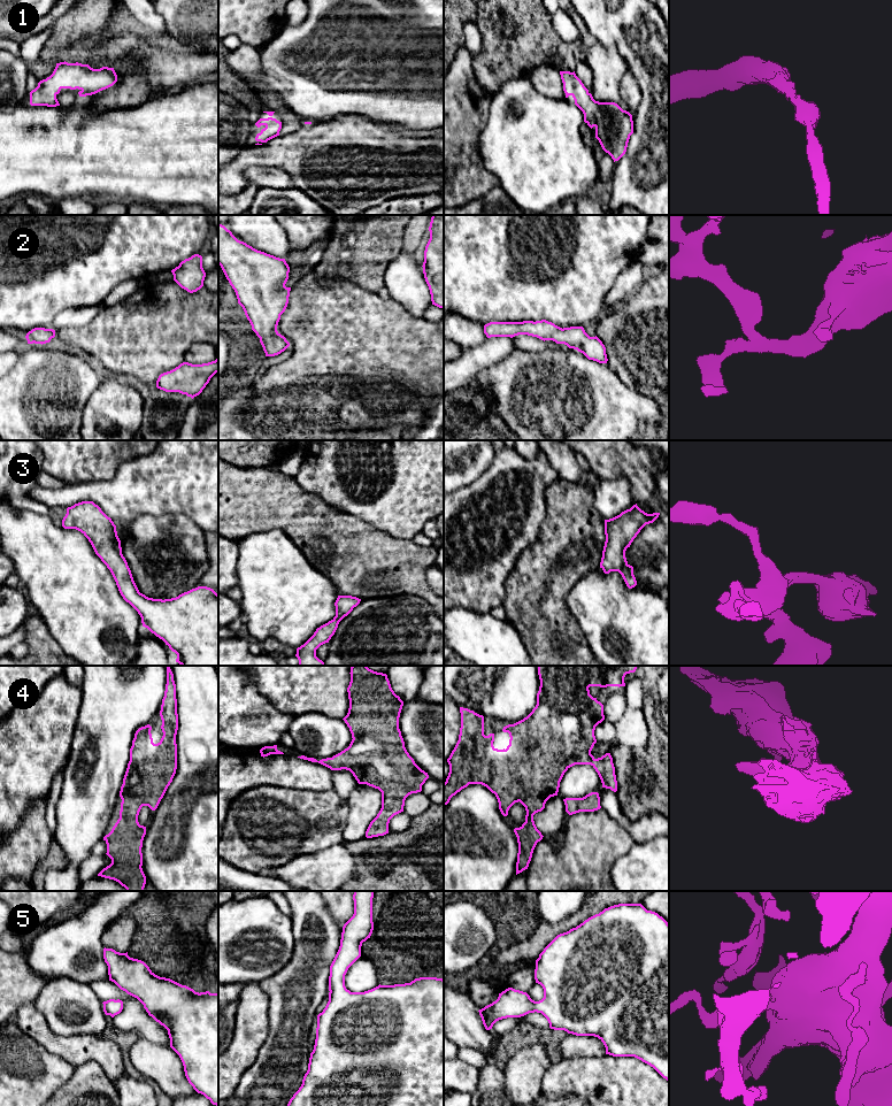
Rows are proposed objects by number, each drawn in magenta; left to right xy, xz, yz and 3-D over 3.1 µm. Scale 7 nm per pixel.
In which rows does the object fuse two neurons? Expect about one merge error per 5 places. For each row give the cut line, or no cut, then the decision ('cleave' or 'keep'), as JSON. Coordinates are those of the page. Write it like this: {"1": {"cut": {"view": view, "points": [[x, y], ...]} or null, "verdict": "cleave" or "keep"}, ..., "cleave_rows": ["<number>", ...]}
{"1": {"cut": null, "verdict": "keep"}, "2": {"cut": null, "verdict": "keep"}, "3": {"cut": null, "verdict": "keep"}, "4": {"cut": null, "verdict": "keep"}, "5": {"cut": null, "verdict": "keep"}, "cleave_rows": []}

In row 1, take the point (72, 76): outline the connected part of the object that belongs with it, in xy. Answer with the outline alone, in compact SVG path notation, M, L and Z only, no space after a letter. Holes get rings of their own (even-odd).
M60 62L53 74L30 92L31 106L60 106L56 95L62 89L78 89L79 97L95 94L117 82L114 68L93 69L89 64Z

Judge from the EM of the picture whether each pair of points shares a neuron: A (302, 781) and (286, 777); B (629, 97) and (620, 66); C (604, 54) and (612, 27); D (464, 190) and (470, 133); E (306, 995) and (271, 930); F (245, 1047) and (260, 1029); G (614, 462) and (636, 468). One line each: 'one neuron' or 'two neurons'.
A: one neuron
B: two neurons
C: two neurons
D: one neuron
E: two neurons
F: one neuron
G: one neuron

